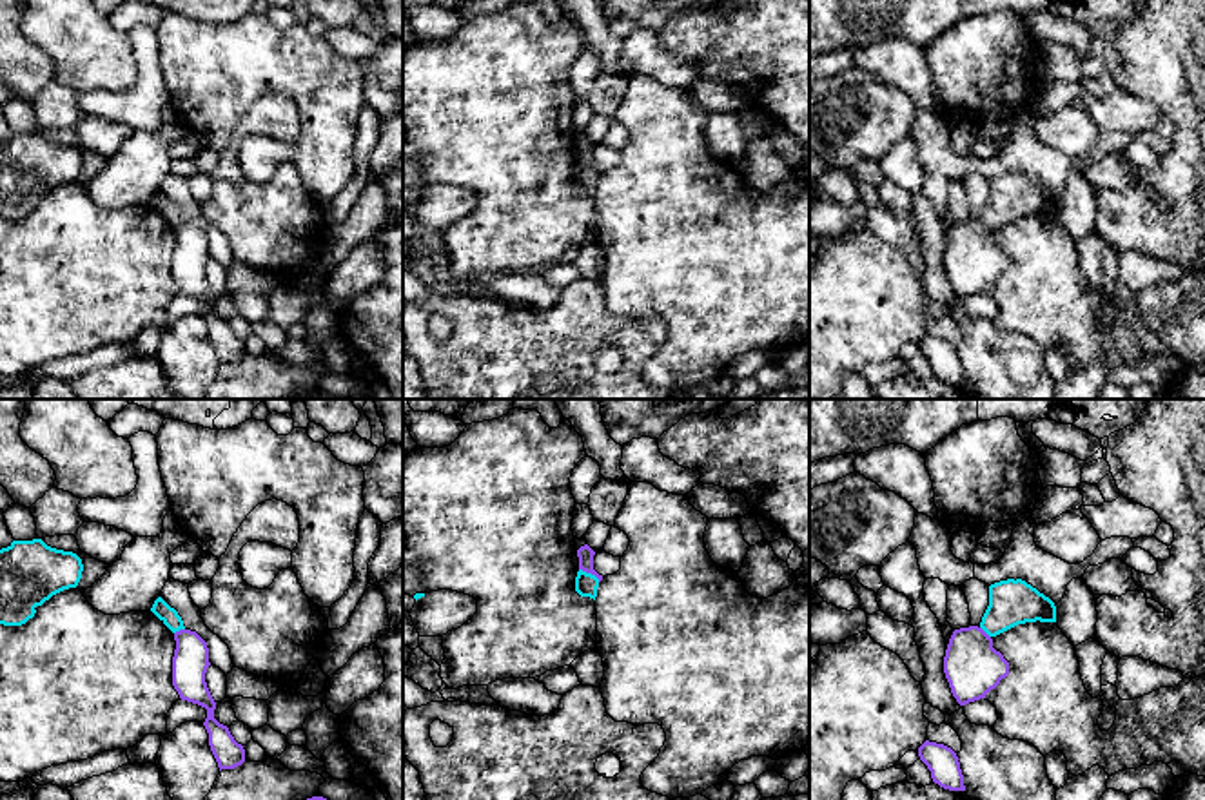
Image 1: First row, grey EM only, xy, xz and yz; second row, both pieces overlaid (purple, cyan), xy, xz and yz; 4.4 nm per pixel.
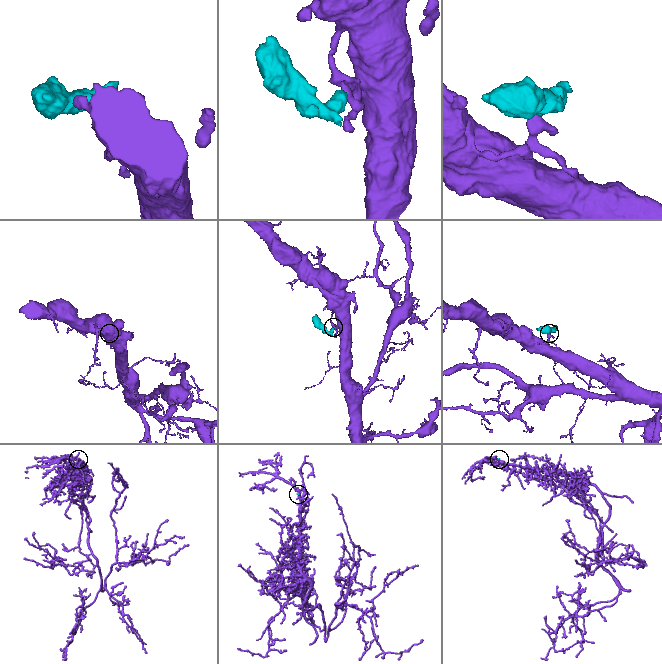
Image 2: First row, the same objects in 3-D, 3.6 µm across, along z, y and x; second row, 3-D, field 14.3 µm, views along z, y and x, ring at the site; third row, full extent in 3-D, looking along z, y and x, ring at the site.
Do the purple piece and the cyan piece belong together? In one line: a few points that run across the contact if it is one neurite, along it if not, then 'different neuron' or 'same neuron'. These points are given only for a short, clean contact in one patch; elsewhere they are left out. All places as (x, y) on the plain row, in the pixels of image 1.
line xz (579, 162), (599, 175); different neuron

